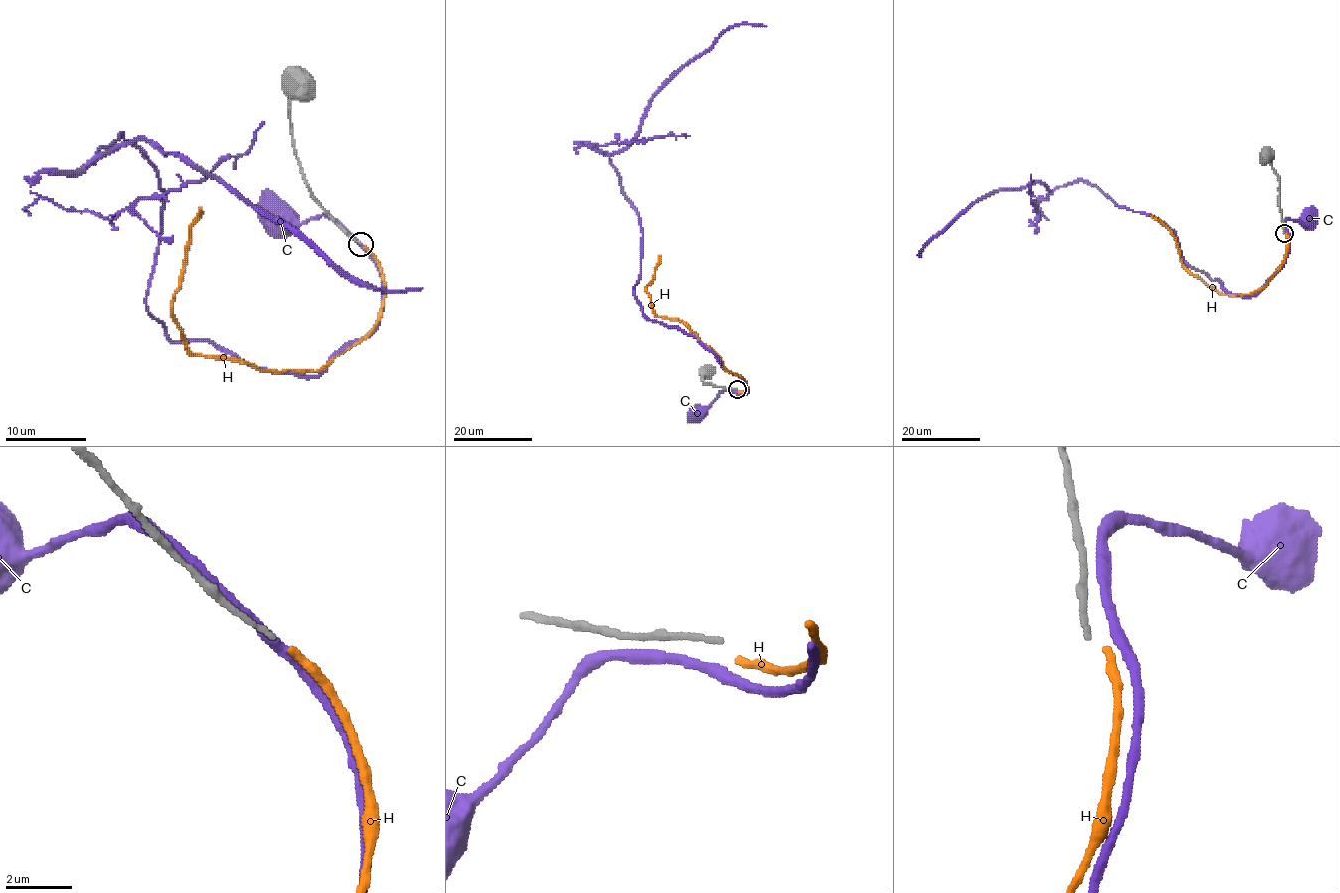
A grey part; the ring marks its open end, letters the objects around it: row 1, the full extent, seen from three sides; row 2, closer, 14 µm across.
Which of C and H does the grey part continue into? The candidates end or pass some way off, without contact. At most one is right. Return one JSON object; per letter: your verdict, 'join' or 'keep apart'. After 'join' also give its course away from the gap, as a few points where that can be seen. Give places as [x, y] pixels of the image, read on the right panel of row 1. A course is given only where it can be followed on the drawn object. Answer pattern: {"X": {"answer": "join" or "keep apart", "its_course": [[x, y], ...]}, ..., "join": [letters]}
{"C": {"answer": "keep apart"}, "H": {"answer": "keep apart"}, "join": []}

